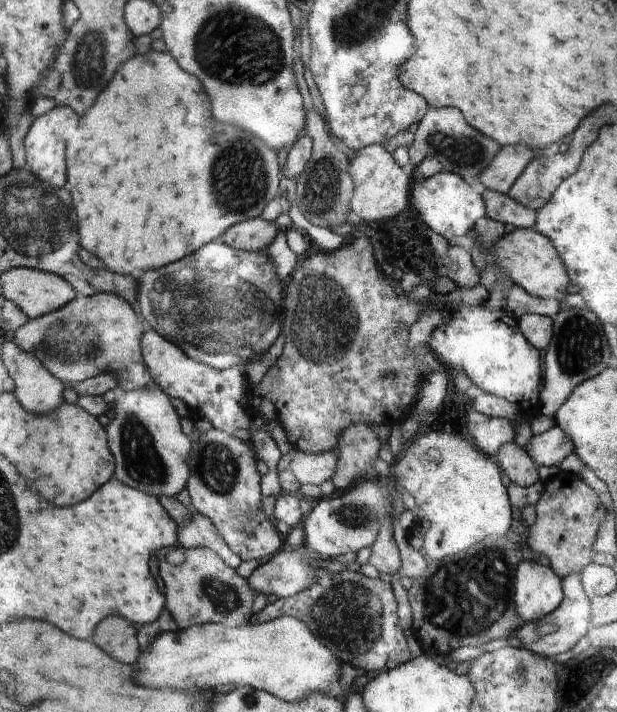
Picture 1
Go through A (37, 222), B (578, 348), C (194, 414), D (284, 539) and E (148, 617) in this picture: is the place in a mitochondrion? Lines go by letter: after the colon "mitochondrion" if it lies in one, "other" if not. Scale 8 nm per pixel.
A: mitochondrion
B: mitochondrion
C: other
D: other
E: other

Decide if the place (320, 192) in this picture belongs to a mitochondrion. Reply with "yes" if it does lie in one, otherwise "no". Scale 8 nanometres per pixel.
yes

